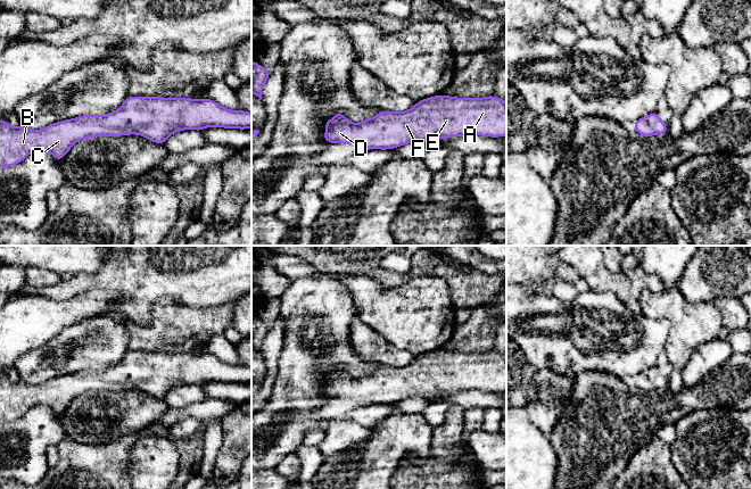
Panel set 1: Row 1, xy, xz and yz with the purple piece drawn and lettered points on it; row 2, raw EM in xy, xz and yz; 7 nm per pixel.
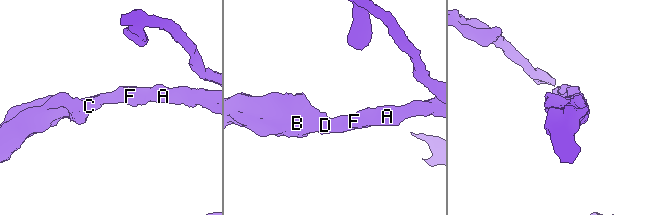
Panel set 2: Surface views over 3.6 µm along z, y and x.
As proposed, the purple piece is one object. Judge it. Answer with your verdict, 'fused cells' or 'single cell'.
single cell

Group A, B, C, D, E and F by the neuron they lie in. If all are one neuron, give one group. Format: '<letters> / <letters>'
A B C D E F

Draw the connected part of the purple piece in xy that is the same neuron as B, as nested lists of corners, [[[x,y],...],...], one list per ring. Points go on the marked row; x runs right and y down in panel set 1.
[[[129,96],[115,111],[97,116],[93,114],[52,123],[41,130],[28,130],[22,124],[13,127],[0,119],[0,167],[11,167],[22,163],[35,150],[47,150],[56,160],[61,160],[80,140],[101,136],[138,134],[157,144],[165,144],[167,138],[178,131],[203,131],[207,127],[239,129],[251,127],[251,113],[231,110],[209,98],[163,98]]]

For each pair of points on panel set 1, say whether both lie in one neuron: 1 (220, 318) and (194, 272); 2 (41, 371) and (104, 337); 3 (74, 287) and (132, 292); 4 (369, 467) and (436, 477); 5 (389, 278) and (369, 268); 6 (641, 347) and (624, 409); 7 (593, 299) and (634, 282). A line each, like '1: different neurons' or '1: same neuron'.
1: different neurons
2: same neuron
3: same neuron
4: different neurons
5: same neuron
6: different neurons
7: different neurons

